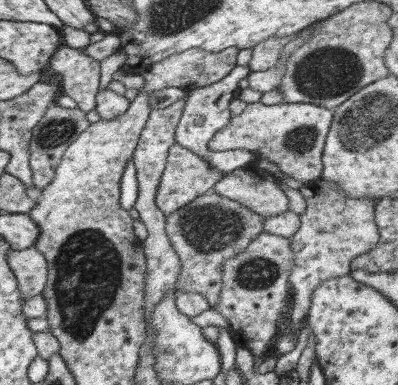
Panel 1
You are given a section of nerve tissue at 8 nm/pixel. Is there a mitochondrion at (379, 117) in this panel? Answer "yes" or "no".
yes

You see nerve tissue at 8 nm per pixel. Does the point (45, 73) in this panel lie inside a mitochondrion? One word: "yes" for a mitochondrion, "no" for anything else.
no

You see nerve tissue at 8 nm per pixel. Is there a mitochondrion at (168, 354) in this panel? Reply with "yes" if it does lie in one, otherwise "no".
yes

